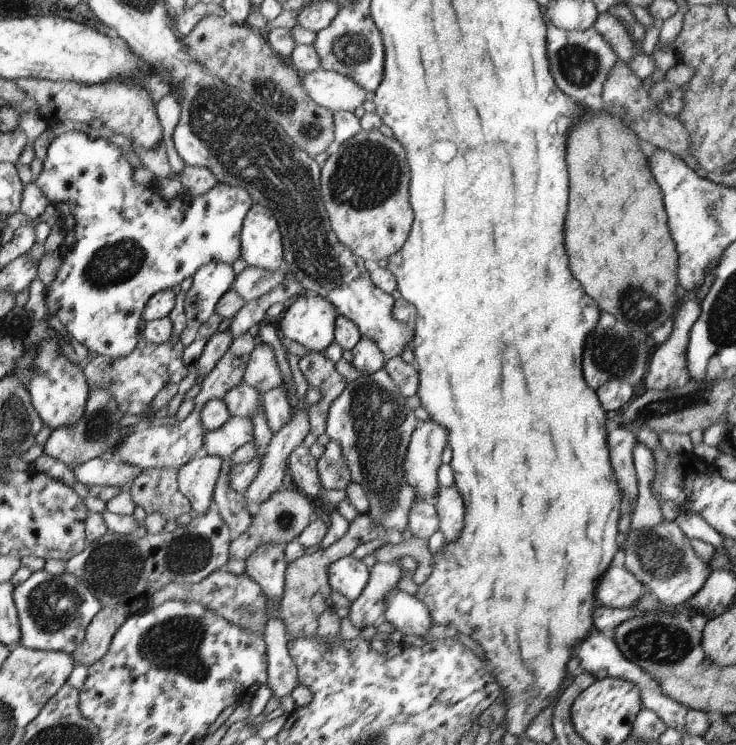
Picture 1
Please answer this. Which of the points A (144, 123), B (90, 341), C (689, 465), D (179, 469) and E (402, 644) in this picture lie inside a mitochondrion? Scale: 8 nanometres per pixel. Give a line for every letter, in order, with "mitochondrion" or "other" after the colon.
A: other
B: other
C: other
D: other
E: other

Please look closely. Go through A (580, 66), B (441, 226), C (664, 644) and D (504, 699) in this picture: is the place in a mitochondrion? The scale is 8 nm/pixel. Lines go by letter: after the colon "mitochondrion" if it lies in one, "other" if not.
A: mitochondrion
B: other
C: mitochondrion
D: other

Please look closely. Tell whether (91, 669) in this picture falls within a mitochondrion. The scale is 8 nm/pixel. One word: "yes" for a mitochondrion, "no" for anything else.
no

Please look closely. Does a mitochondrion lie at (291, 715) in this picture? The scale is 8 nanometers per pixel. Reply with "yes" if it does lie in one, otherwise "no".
no

